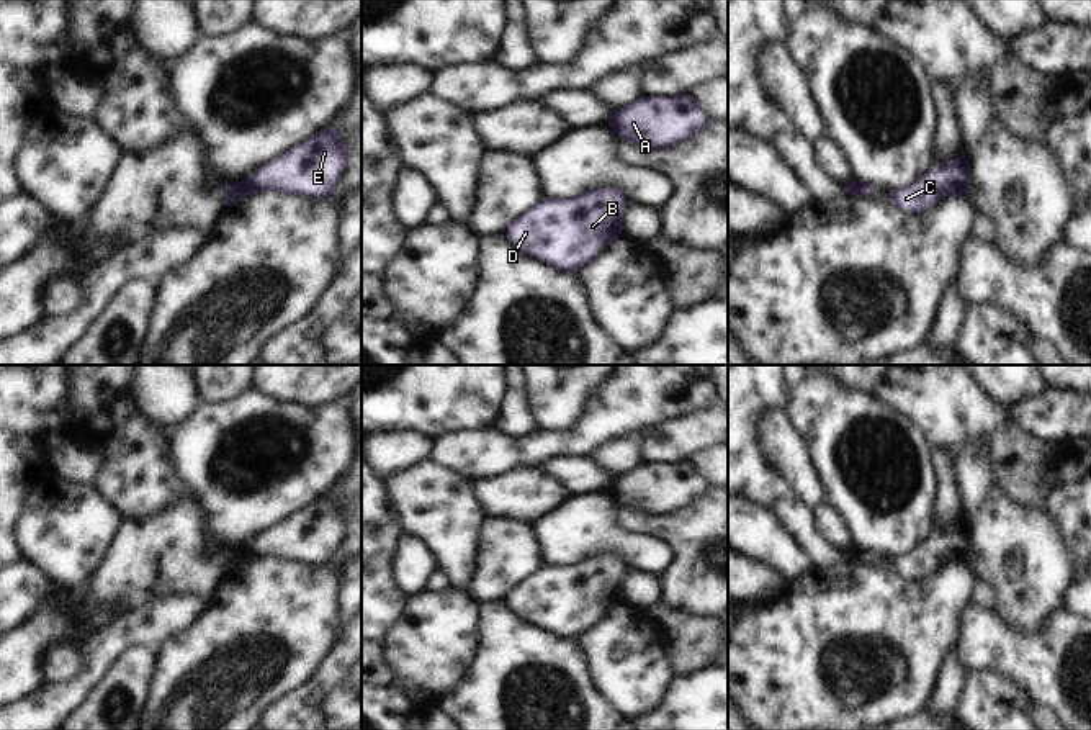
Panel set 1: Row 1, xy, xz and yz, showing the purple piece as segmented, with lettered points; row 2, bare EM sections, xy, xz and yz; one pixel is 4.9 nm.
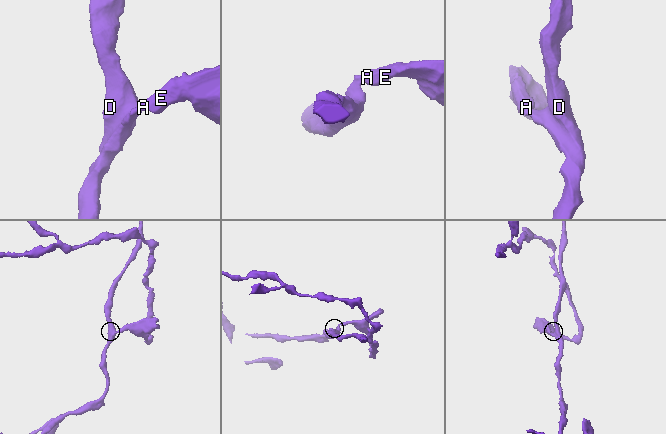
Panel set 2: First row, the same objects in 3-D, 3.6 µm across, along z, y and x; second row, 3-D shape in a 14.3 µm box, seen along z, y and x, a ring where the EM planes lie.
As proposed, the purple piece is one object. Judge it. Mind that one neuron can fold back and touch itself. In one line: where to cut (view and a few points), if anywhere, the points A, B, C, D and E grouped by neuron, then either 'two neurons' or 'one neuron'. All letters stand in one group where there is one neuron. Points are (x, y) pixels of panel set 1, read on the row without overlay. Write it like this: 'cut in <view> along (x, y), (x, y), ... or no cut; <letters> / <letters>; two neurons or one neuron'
cut in xy along (244, 547), (255, 557); A E / B C D; two neurons

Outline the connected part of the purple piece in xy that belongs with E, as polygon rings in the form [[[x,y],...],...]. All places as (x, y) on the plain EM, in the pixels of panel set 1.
[[[329,491],[304,509],[267,529],[245,548],[255,558],[276,557],[321,566],[335,558],[342,547],[345,525],[345,506]]]

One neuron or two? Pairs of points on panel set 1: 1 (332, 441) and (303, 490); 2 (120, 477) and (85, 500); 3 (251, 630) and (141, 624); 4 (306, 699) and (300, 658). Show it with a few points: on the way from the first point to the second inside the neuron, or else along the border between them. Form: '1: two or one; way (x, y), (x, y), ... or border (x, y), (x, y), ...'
1: one; way (321, 452), (319, 465), (306, 478)
2: two; border (92, 485), (123, 519)
3: two; border (206, 603), (187, 627), (169, 635), (156, 648)
4: two; border (326, 652), (306, 681), (270, 704)

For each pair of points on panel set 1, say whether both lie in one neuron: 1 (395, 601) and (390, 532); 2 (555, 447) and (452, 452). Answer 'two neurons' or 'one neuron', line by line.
1: one neuron
2: one neuron

